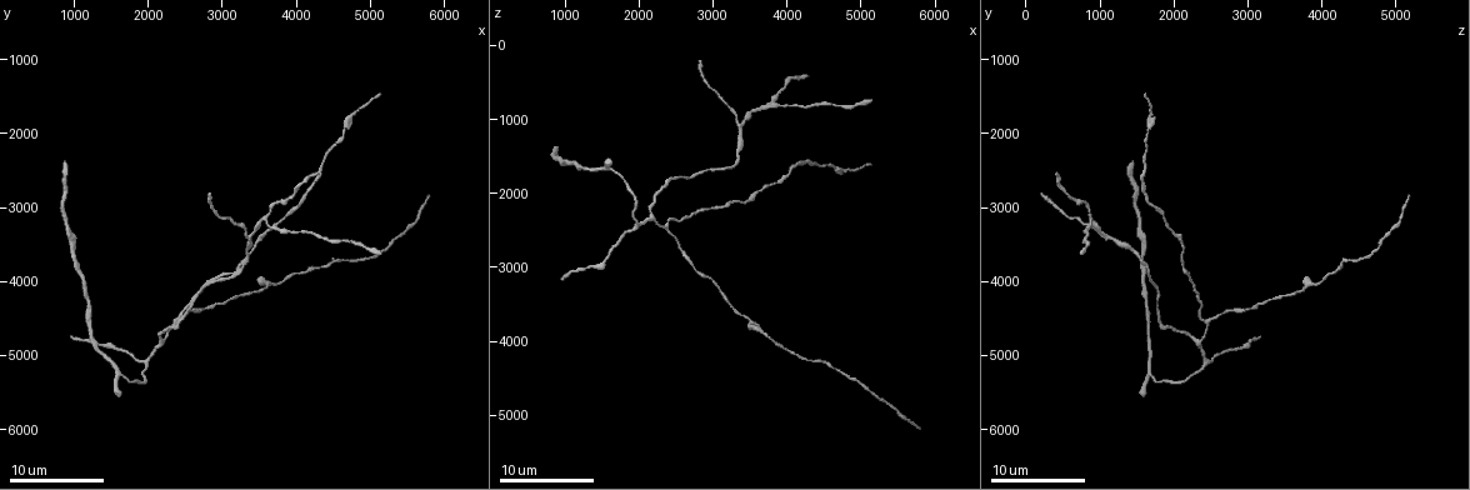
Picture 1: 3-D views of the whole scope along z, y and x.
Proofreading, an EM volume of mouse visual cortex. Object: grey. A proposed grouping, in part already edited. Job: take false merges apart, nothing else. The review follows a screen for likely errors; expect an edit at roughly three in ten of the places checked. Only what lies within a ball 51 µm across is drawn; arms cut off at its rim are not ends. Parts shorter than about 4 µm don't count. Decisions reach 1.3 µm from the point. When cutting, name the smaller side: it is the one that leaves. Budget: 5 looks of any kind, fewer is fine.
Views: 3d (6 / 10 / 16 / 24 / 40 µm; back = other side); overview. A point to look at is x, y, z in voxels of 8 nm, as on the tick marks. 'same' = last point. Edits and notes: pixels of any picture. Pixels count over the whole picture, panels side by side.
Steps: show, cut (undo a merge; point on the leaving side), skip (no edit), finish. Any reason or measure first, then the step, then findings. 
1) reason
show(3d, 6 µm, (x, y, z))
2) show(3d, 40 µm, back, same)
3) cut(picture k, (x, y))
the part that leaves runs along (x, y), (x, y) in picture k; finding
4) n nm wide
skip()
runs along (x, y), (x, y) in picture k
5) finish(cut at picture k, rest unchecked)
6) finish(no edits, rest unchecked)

three arms meet
show(3d, 10 µm, (3600, 3150, 900))

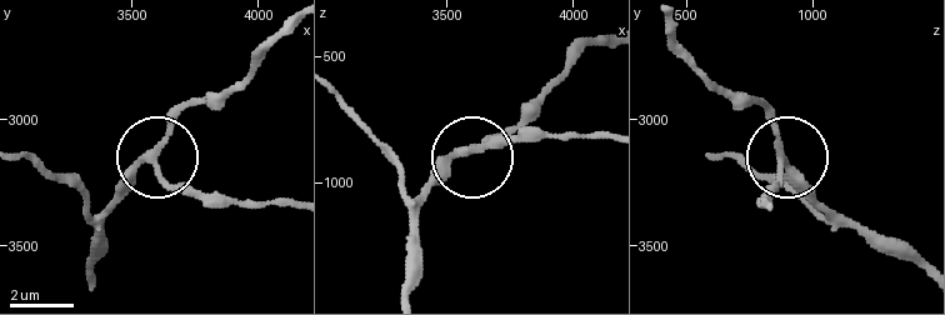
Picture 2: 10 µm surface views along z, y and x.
closer look
show(3d, 6 µm, (3570, 3160, 880))

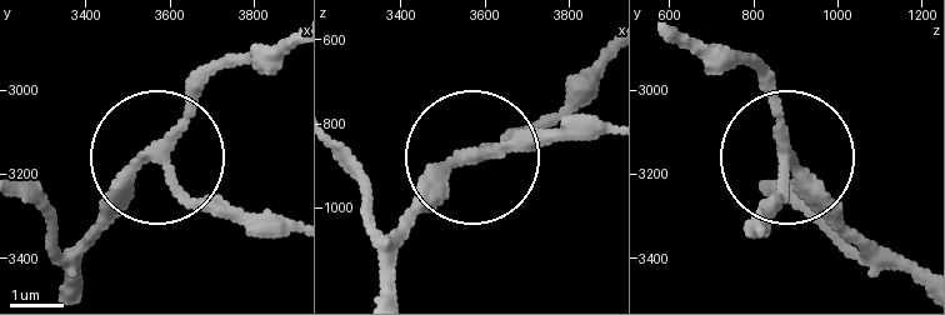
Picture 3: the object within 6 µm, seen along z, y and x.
side arm 9 µm
skip()
runs along (60, 293), (109, 198), (239, 55) in picture 3; all the same cell

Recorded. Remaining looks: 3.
show(3d, 16 µm, (2900, 4000, 1700))

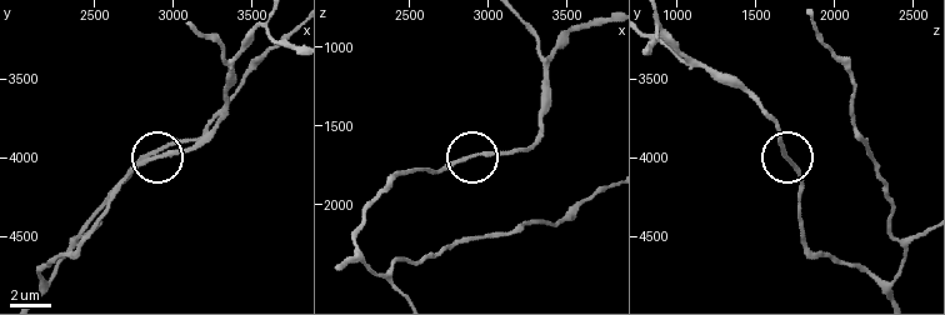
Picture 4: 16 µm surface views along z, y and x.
190 nm wide
skip()
runs along (906, 249), (886, 283), (815, 251), (780, 146) in picture 4; continuous, no second cell

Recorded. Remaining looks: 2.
arms part here
show(3d, 16 µm, (1900, 5100, 2500))

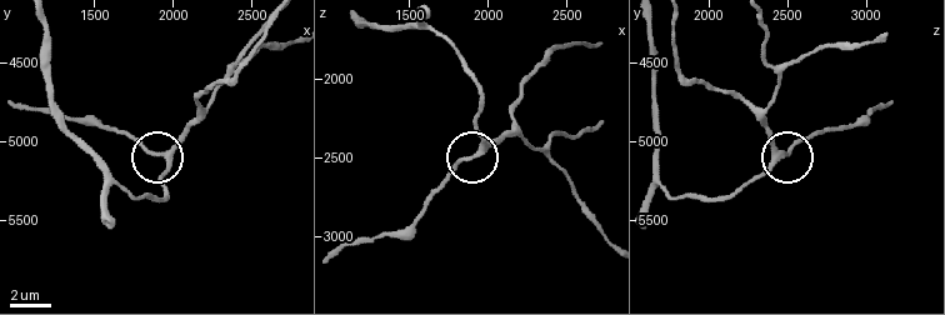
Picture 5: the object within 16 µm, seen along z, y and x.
from behind
show(3d, 16 µm, back, (1940, 5060, 2500))

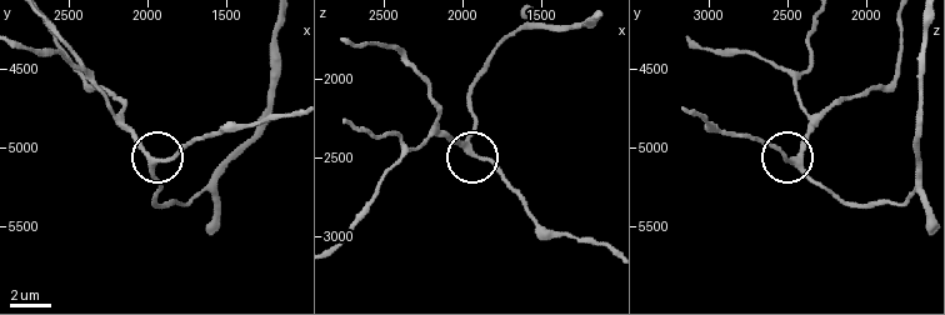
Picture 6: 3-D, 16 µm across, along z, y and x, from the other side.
3 arms
skip()
runs along (90, 81), (115, 120), (155, 158), (165, 159), (199, 136) in picture 6; all the same cell

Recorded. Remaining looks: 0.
finish(no edits, rest unchecked)

